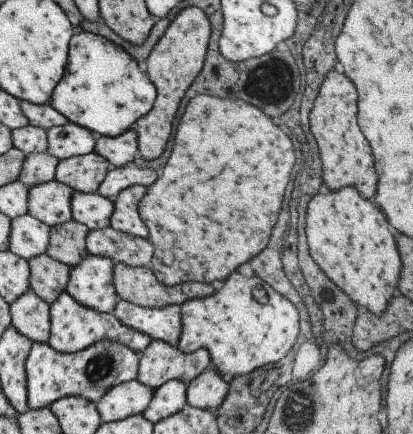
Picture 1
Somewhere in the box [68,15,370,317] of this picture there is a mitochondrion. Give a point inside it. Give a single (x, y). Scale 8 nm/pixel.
(272, 76)

